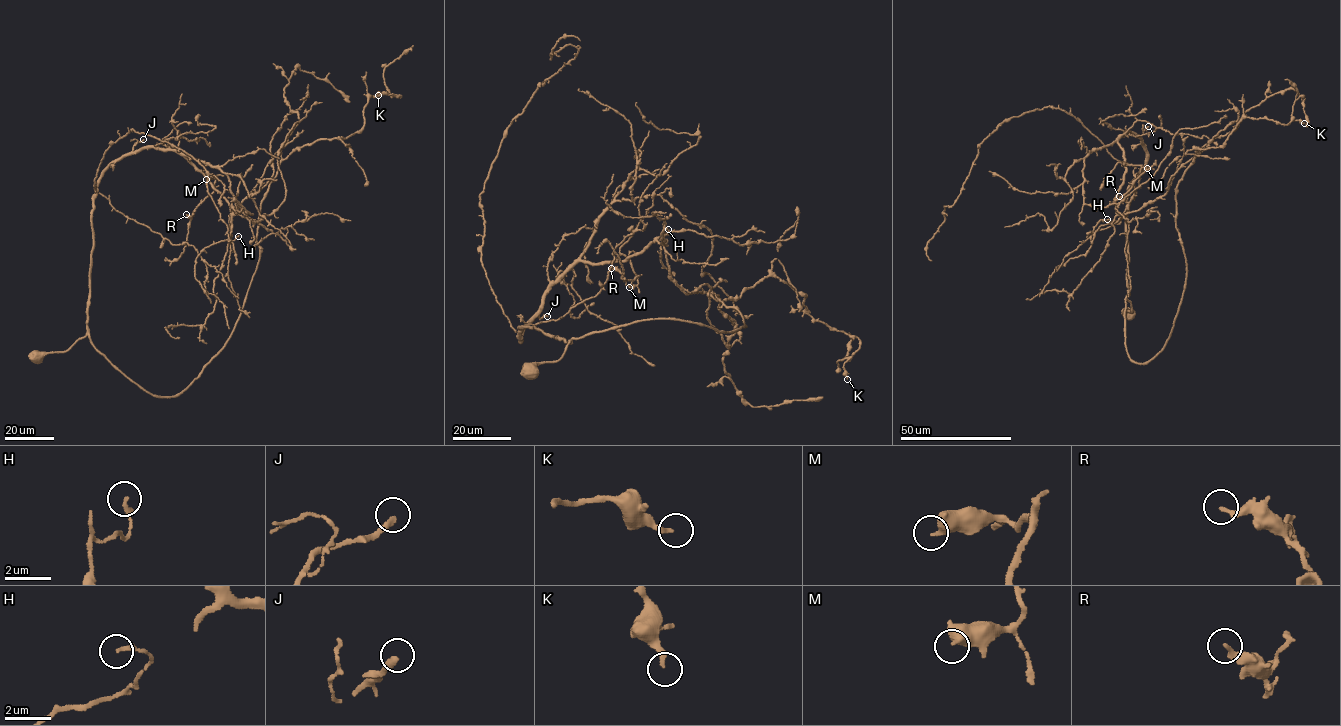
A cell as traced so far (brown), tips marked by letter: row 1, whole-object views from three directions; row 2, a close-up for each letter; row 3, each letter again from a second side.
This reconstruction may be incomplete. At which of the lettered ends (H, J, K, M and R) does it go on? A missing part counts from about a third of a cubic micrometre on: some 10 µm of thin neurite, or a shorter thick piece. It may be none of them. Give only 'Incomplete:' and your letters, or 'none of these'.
Incomplete: J

